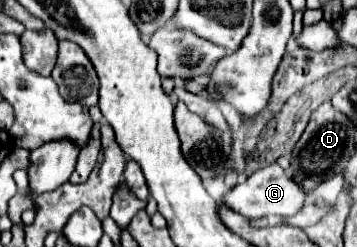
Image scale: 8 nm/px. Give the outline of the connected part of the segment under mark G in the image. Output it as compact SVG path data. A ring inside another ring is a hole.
M278 163L258 169L244 183L236 185L234 189L230 189L224 195L224 205L228 205L230 209L238 211L240 215L244 215L248 219L260 219L260 217L270 217L270 215L290 217L302 209L304 201L306 201L304 189L298 183L294 183L294 177L290 175L290 171L282 169Z

